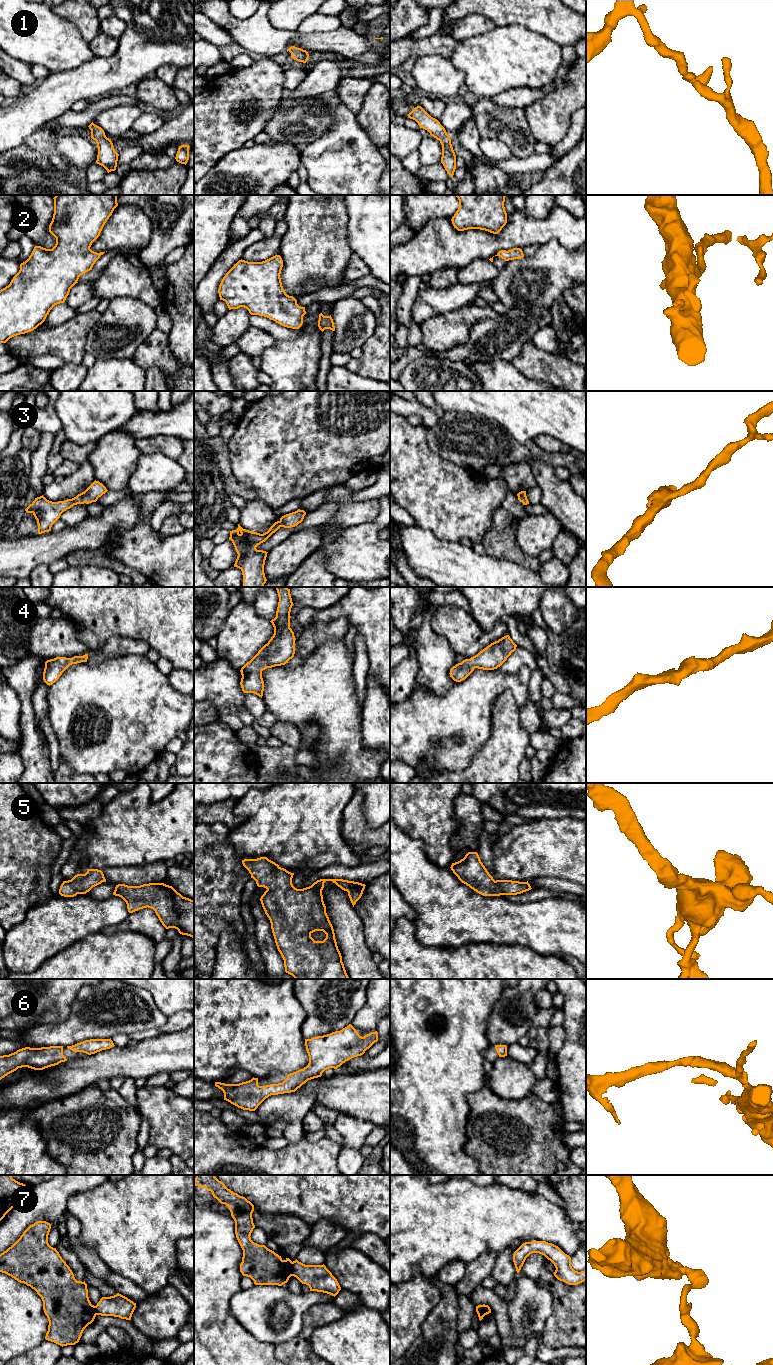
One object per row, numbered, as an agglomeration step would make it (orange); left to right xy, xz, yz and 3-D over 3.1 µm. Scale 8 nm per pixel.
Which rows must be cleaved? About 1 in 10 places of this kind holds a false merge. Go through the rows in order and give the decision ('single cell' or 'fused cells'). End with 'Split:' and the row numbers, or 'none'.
1: single cell
2: single cell
3: single cell
4: single cell
5: single cell
6: single cell
7: fused cells
Split: 7

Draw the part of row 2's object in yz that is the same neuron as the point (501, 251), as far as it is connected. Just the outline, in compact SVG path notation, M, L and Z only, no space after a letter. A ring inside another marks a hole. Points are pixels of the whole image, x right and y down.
M513 248L511 250L501 250L495 256L499 256L505 261L521 259L524 257L523 251L520 248Z

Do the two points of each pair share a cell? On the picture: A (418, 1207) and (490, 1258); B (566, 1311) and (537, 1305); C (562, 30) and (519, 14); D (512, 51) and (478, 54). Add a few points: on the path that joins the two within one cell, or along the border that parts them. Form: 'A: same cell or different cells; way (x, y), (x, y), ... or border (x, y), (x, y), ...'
A: different cells; border (497, 1255), (491, 1252), (483, 1252), (466, 1264)
B: different cells; border (545, 1286), (551, 1293), (552, 1314), (543, 1330)
C: same cell; way (551, 19), (545, 14), (530, 14)
D: same cell; way (504, 54), (486, 54)

